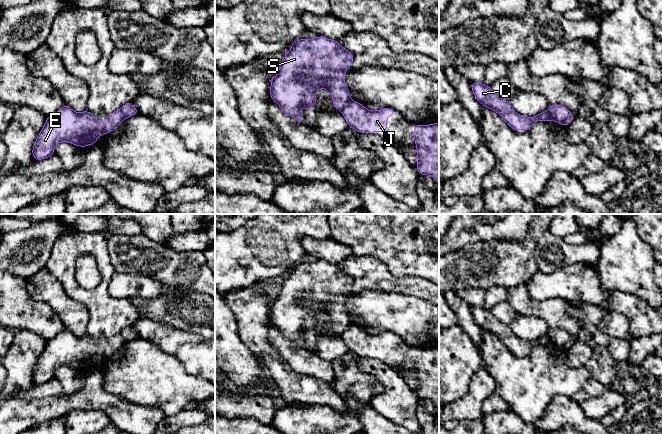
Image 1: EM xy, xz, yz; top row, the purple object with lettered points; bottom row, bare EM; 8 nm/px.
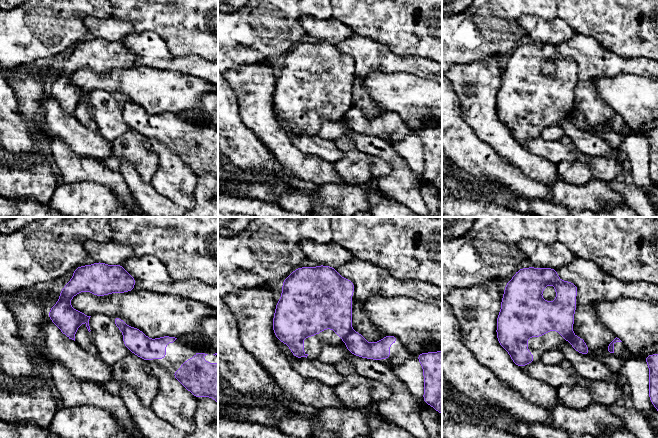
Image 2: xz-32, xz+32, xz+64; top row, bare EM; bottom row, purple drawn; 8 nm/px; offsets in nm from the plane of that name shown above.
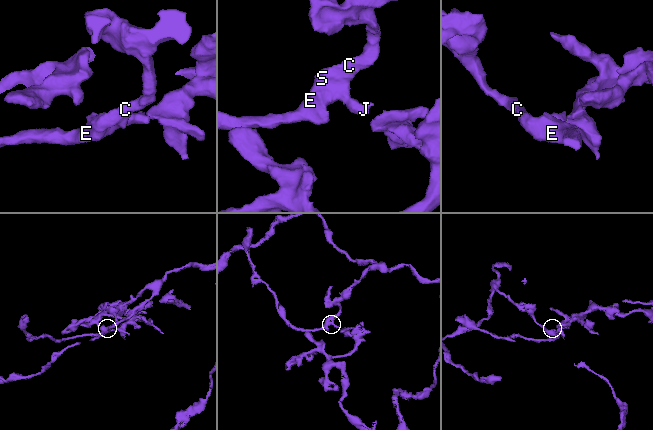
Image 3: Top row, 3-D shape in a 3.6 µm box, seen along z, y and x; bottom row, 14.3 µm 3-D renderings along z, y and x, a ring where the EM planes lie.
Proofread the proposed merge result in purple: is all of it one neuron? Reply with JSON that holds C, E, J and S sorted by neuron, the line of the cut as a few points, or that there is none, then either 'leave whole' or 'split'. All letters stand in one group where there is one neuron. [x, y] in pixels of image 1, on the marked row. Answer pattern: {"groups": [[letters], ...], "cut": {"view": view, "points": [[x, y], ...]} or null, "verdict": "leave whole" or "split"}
{"groups": [["C", "E", "S"], ["J"]], "cut": {"view": "xz", "points": [[350, 99], [341, 110]]}, "verdict": "split"}

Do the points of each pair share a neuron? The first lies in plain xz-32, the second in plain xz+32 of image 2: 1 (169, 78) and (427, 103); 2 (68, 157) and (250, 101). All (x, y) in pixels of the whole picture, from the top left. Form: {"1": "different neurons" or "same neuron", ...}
{"1": "same neuron", "2": "same neuron"}

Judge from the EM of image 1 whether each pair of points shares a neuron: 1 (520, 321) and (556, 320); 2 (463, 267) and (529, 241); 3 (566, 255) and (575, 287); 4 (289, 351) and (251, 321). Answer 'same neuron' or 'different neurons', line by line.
1: different neurons
2: same neuron
3: different neurons
4: different neurons

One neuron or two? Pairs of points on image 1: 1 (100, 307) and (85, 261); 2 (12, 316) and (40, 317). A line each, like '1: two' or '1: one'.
1: two
2: one

